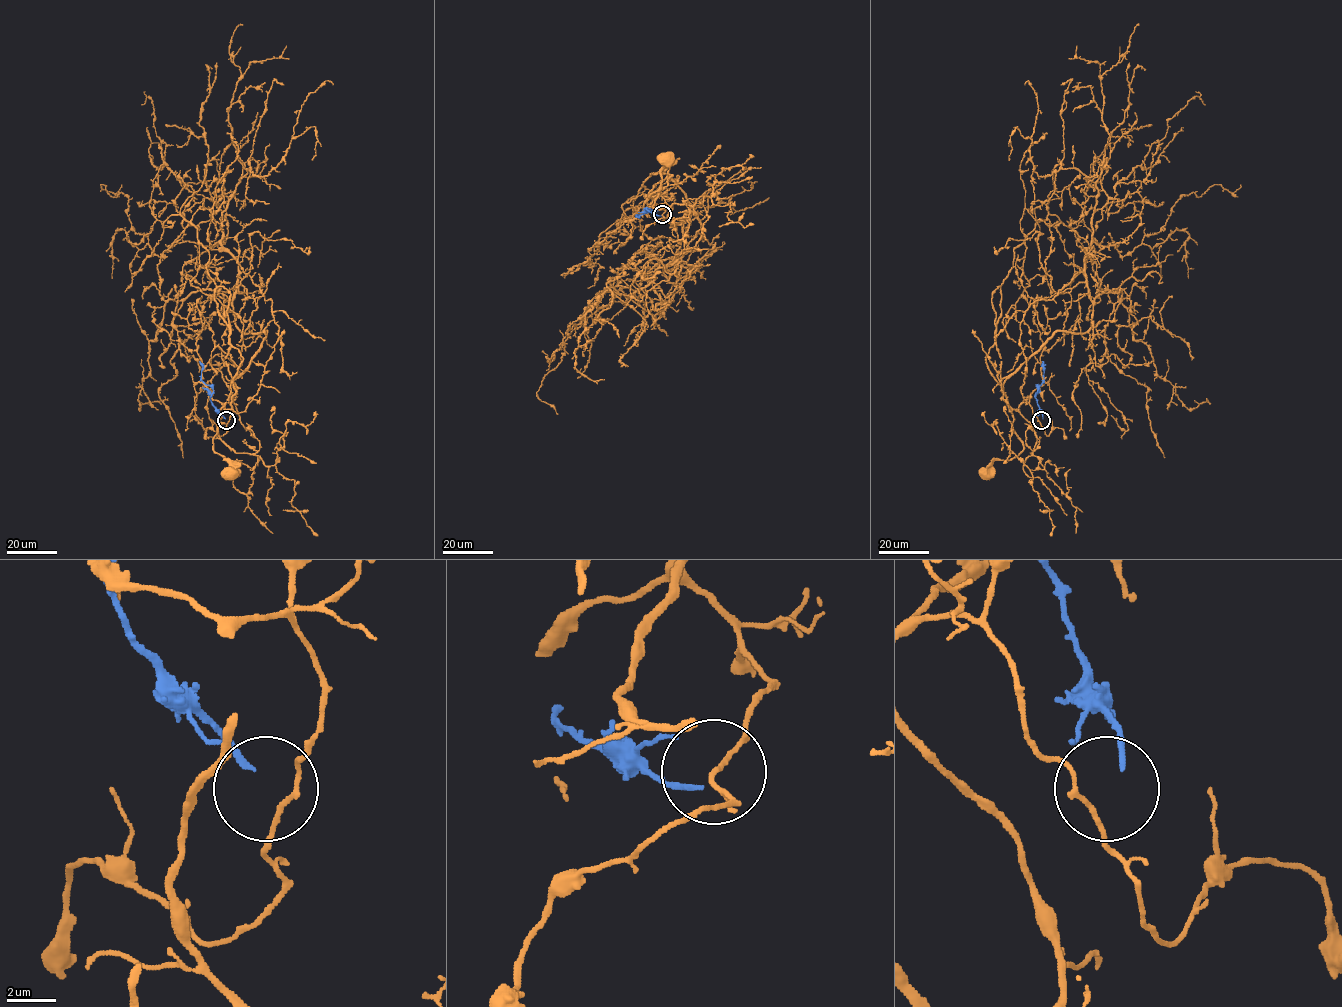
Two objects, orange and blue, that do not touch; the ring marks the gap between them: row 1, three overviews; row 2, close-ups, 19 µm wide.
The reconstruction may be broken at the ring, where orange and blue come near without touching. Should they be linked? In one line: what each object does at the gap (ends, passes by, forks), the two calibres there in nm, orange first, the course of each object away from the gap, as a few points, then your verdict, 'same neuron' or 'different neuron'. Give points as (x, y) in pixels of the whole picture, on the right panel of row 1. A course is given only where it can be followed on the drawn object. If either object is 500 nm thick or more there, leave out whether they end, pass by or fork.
orange passes by; blue ends there; 180 nm thick on the orange side, 220 nm on the other; orange runs (1040, 422), (1027, 403), (1017, 410), (1009, 405), (1004, 378), (1023, 449), (995, 459), (987, 474); blue runs (1043, 418), (1035, 398), (1044, 380), (1042, 361); different neuron

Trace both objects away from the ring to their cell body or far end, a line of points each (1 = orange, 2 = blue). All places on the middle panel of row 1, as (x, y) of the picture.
1: (663, 213), (668, 205), (659, 194), (671, 175), (649, 192), (649, 196), (660, 187), (665, 160)
2: (661, 216), (648, 208), (645, 213), (635, 215)

